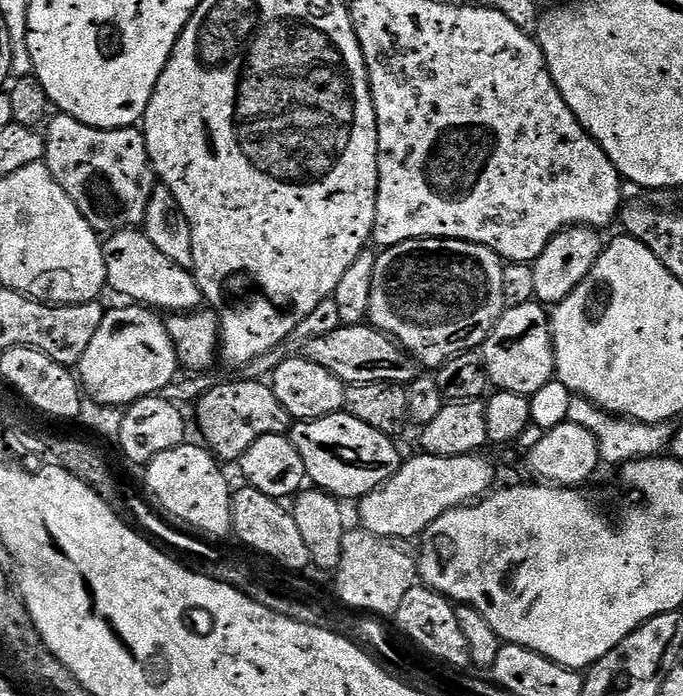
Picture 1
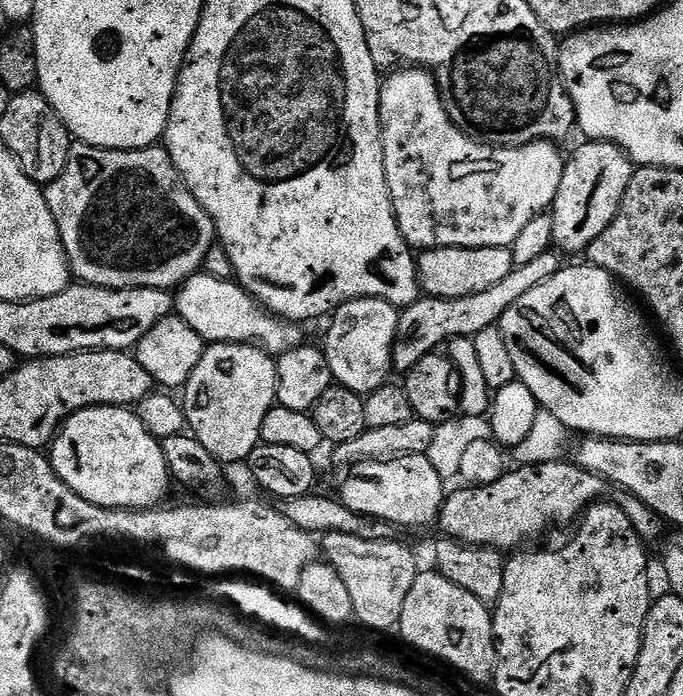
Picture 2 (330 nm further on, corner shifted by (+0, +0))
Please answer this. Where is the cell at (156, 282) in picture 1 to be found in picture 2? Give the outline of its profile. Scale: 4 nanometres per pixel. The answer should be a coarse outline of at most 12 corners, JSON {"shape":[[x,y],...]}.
{"shape":[[185,280],[175,315],[206,342],[269,354],[305,343],[239,283]]}

